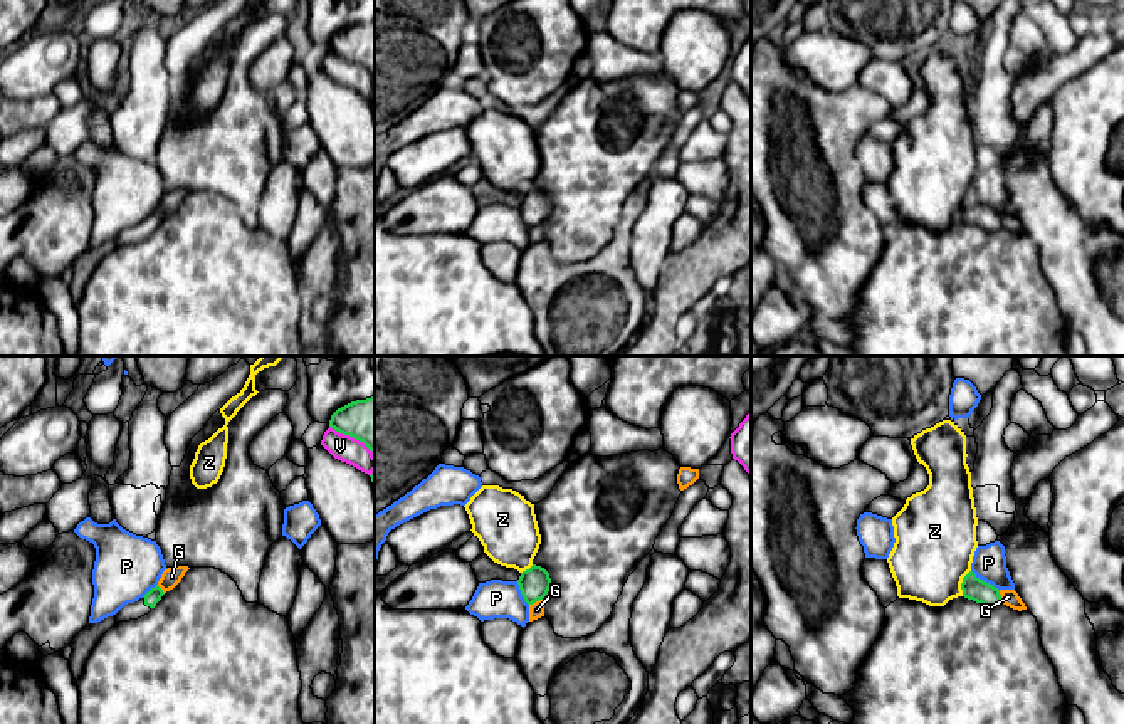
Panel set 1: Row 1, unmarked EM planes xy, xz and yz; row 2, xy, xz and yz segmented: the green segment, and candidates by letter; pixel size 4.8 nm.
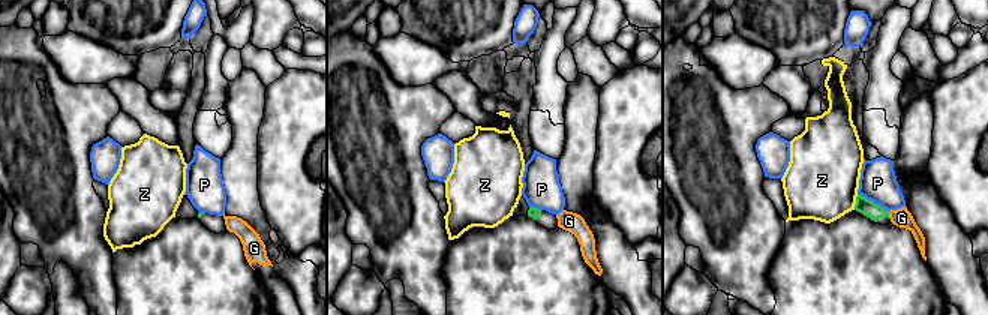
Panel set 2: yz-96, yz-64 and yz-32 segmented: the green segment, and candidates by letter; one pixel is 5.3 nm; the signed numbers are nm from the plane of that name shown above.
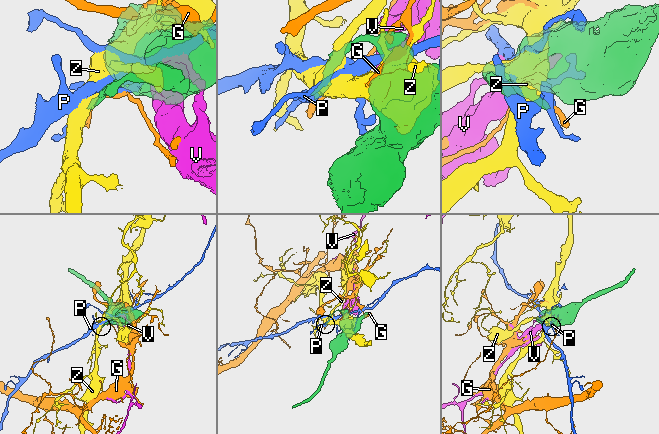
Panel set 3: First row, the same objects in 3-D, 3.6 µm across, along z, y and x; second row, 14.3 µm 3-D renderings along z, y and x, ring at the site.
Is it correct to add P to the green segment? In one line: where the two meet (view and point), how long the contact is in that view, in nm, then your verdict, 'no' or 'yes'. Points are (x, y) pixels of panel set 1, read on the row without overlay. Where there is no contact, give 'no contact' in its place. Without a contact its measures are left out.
contact yz (985, 205); length 170 nm; no

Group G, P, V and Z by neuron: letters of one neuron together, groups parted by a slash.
G / P / V / Z

